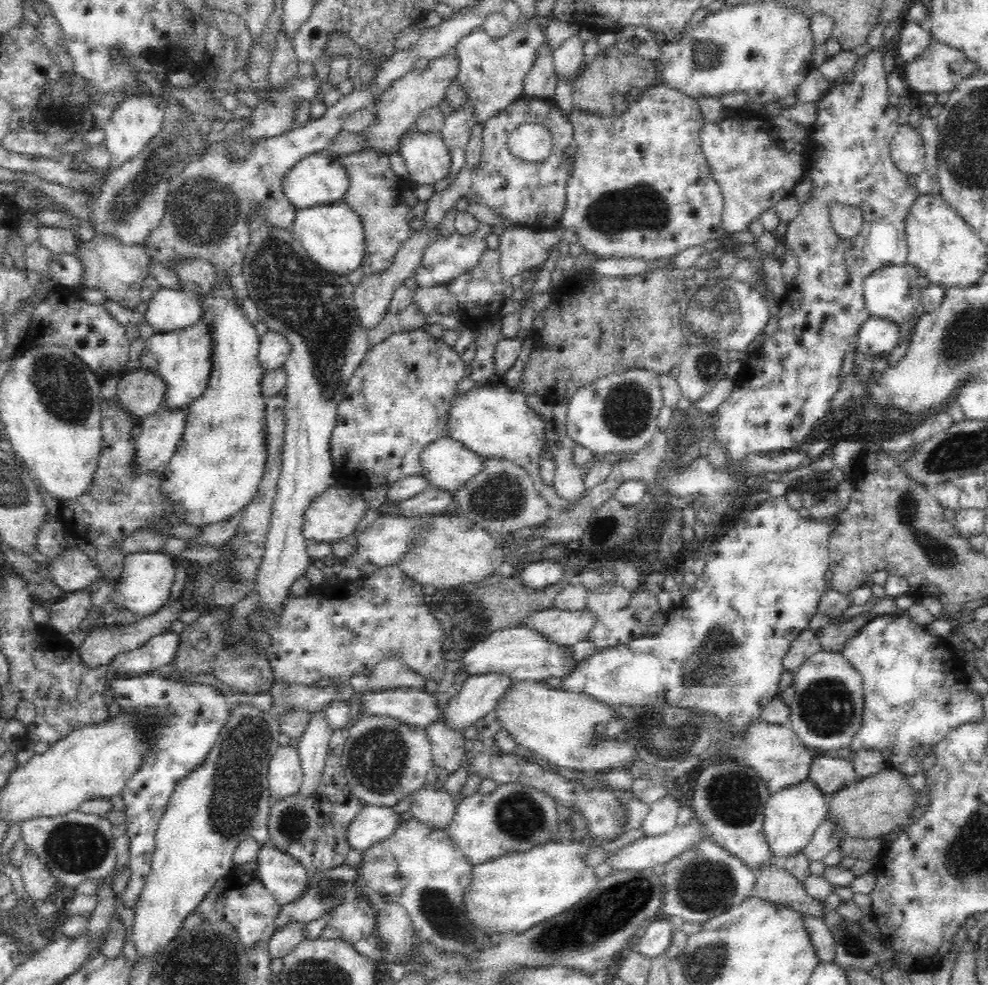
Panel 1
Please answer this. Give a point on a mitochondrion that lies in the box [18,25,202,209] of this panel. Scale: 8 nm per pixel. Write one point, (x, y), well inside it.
(63, 110)

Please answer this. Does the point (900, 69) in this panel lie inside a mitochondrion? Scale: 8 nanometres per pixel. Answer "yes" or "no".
no

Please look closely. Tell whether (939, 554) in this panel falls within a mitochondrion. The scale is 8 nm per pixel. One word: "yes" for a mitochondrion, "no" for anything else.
yes

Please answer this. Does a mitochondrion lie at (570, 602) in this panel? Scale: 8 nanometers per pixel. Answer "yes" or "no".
no

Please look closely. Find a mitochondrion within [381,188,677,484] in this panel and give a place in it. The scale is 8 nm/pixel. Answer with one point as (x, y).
(627, 412)

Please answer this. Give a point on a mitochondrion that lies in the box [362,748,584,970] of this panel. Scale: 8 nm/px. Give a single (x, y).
(436, 909)

